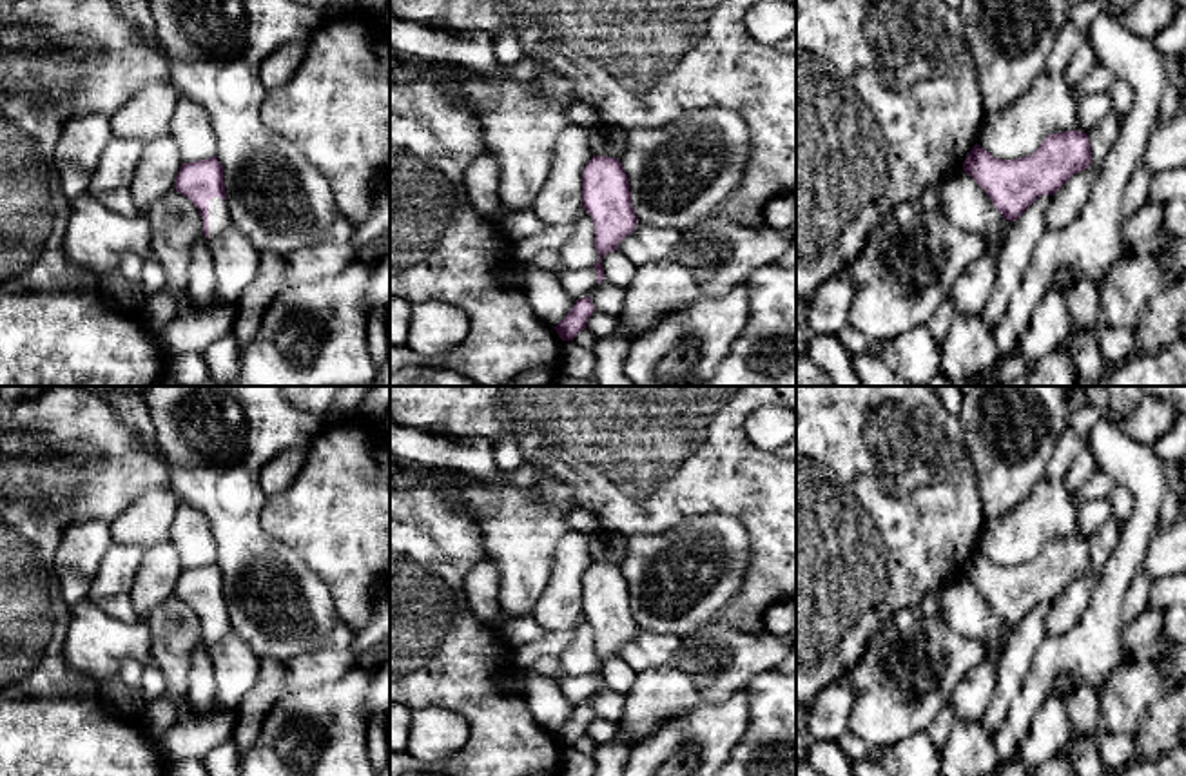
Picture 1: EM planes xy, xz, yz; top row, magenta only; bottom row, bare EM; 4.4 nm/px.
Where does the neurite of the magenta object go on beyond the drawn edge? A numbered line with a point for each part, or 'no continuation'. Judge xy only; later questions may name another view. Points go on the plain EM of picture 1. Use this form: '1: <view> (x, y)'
1: xy (218, 617)

